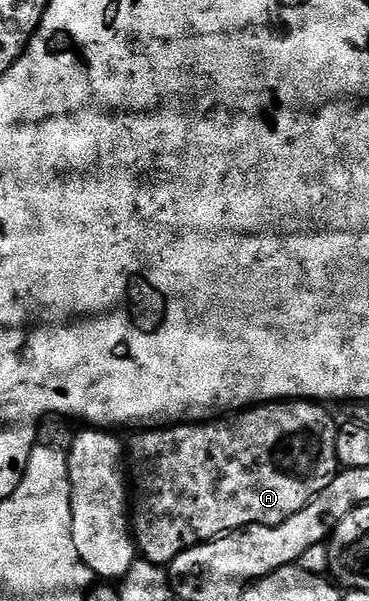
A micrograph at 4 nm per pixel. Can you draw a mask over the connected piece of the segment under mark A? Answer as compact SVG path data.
M285 400L283 402L261 402L259 406L250 406L231 416L225 416L207 422L193 422L179 426L166 426L163 428L145 428L133 433L132 443L127 443L126 458L132 461L132 480L130 476L130 530L134 535L137 551L142 555L143 561L153 562L159 566L167 567L182 552L200 546L204 542L213 542L216 538L223 538L234 530L243 530L246 526L277 526L290 516L302 512L330 480L334 480L341 469L338 460L338 444L336 432L338 422L332 419L332 414L327 405L315 400Z

